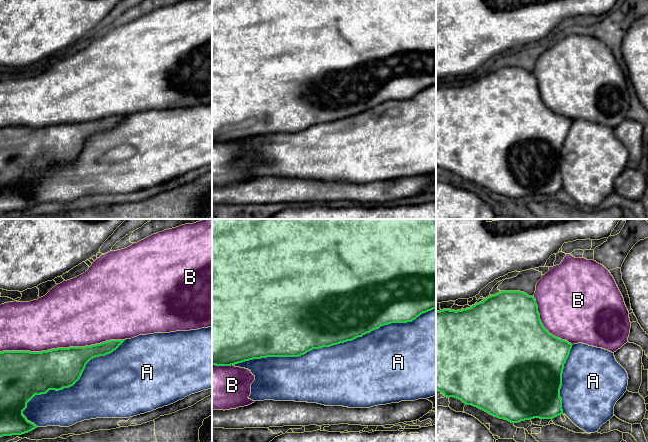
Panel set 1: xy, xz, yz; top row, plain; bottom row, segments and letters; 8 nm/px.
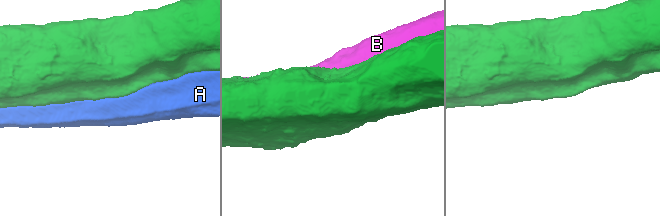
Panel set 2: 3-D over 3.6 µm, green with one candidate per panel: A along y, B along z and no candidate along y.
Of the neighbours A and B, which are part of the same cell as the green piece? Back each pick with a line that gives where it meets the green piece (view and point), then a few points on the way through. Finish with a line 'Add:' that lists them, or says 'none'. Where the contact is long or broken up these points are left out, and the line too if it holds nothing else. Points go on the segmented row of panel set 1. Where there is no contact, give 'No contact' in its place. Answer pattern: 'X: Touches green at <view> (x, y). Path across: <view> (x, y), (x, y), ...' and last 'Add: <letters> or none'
Add: none

